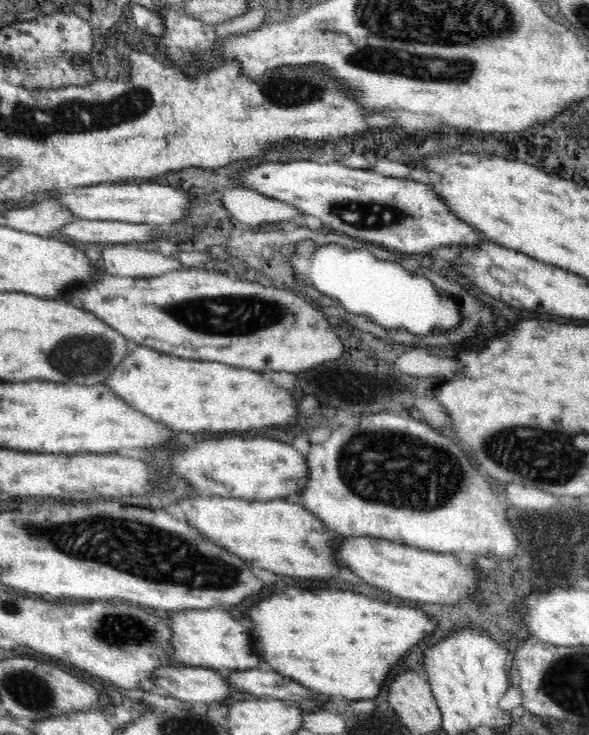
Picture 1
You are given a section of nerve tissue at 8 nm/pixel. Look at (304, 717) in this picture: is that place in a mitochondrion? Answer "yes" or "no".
no

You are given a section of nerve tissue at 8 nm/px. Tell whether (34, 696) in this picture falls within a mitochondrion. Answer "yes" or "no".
yes

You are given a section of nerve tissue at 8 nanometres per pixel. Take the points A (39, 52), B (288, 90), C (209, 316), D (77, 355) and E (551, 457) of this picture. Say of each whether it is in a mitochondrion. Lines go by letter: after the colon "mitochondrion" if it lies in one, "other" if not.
A: other
B: mitochondrion
C: mitochondrion
D: mitochondrion
E: mitochondrion

